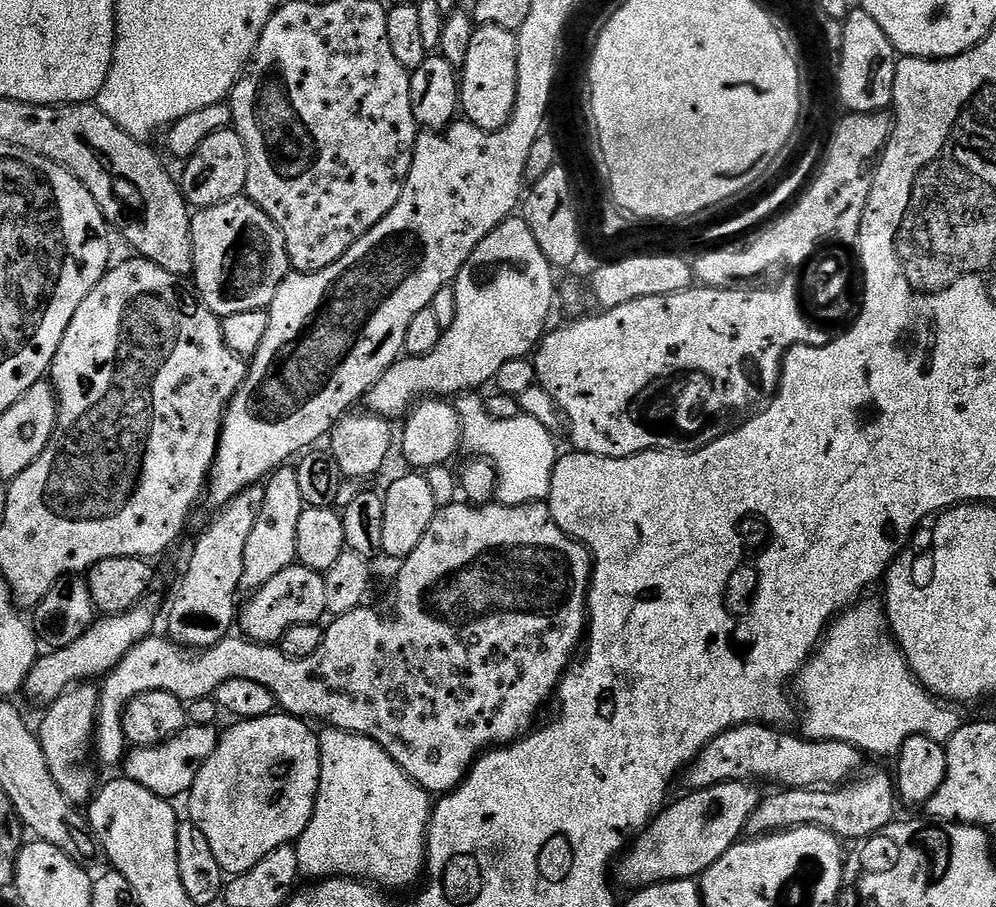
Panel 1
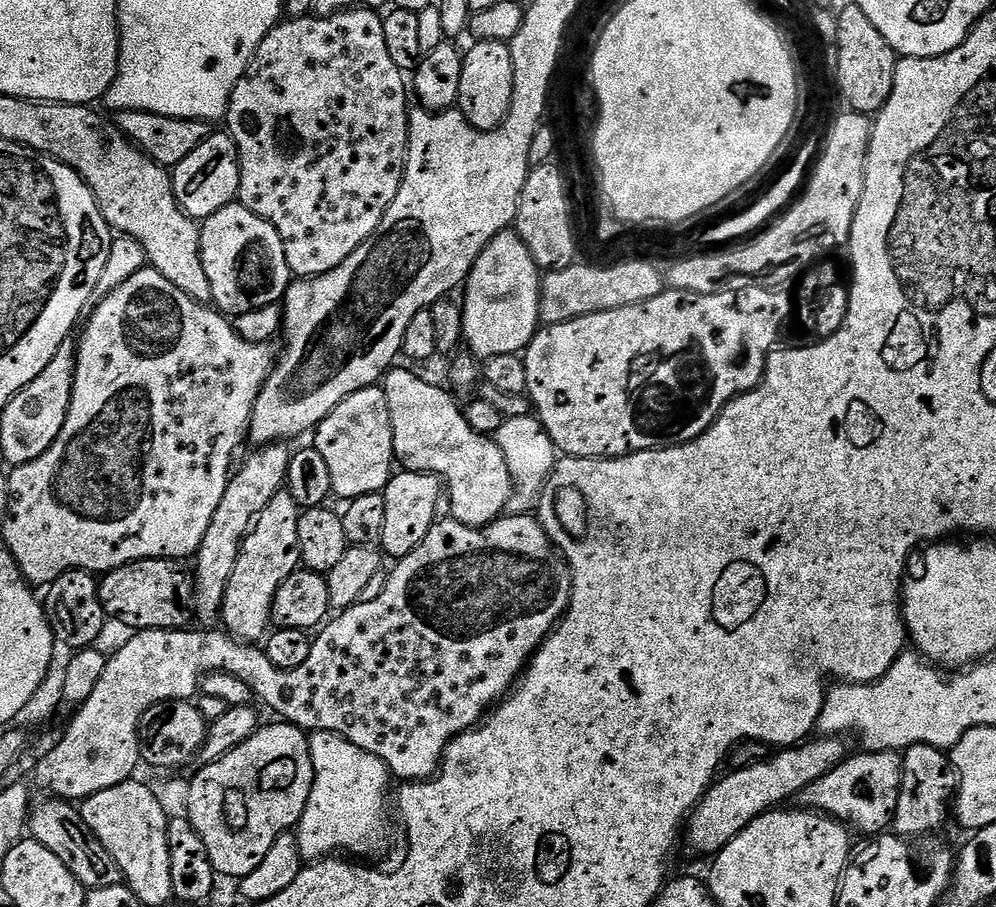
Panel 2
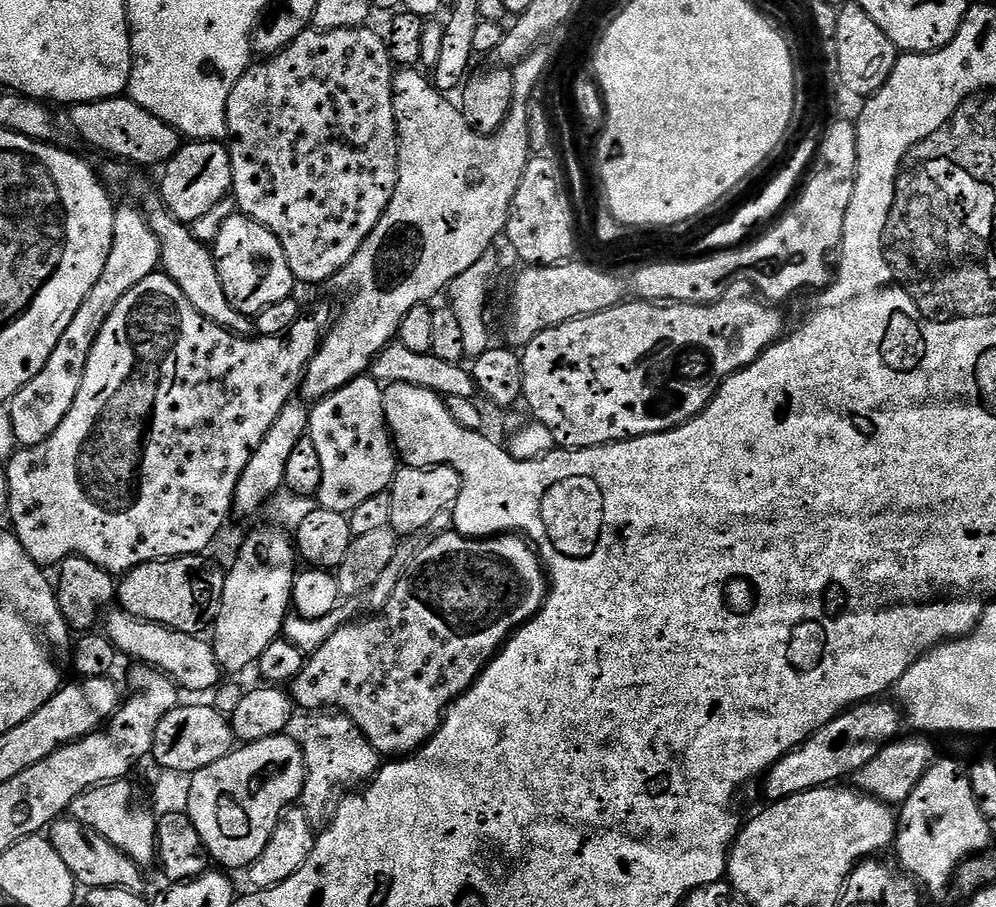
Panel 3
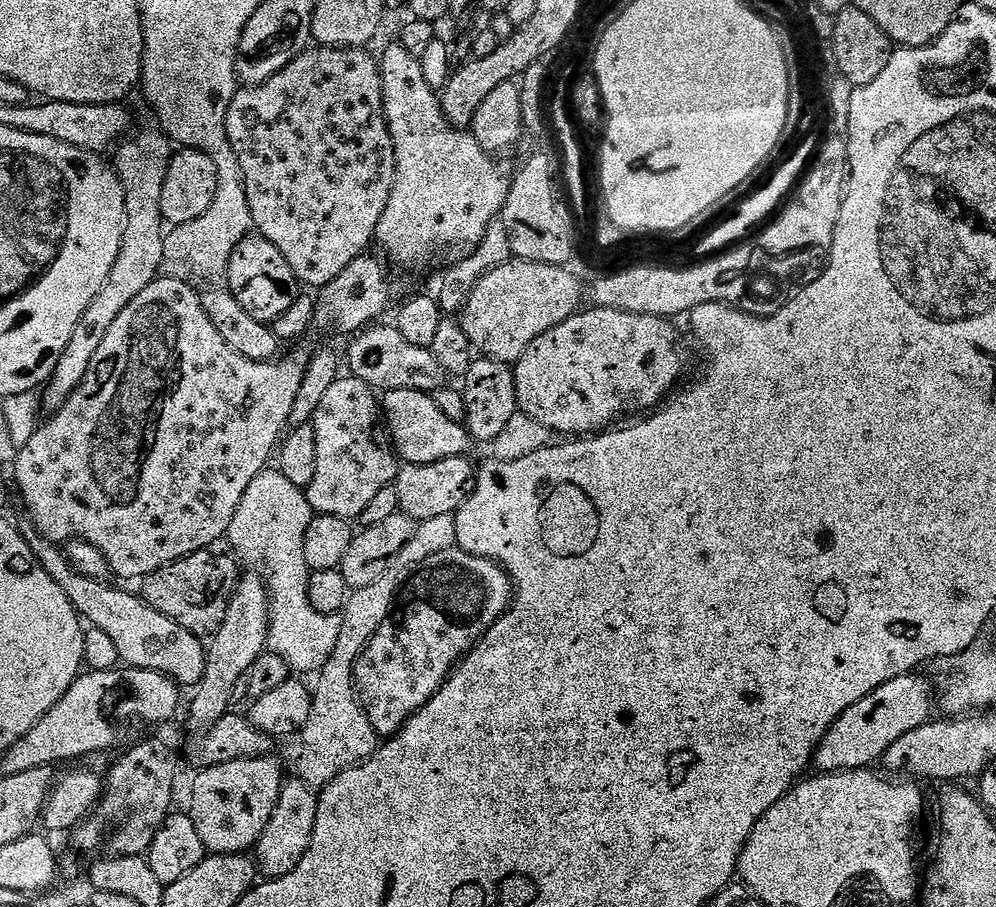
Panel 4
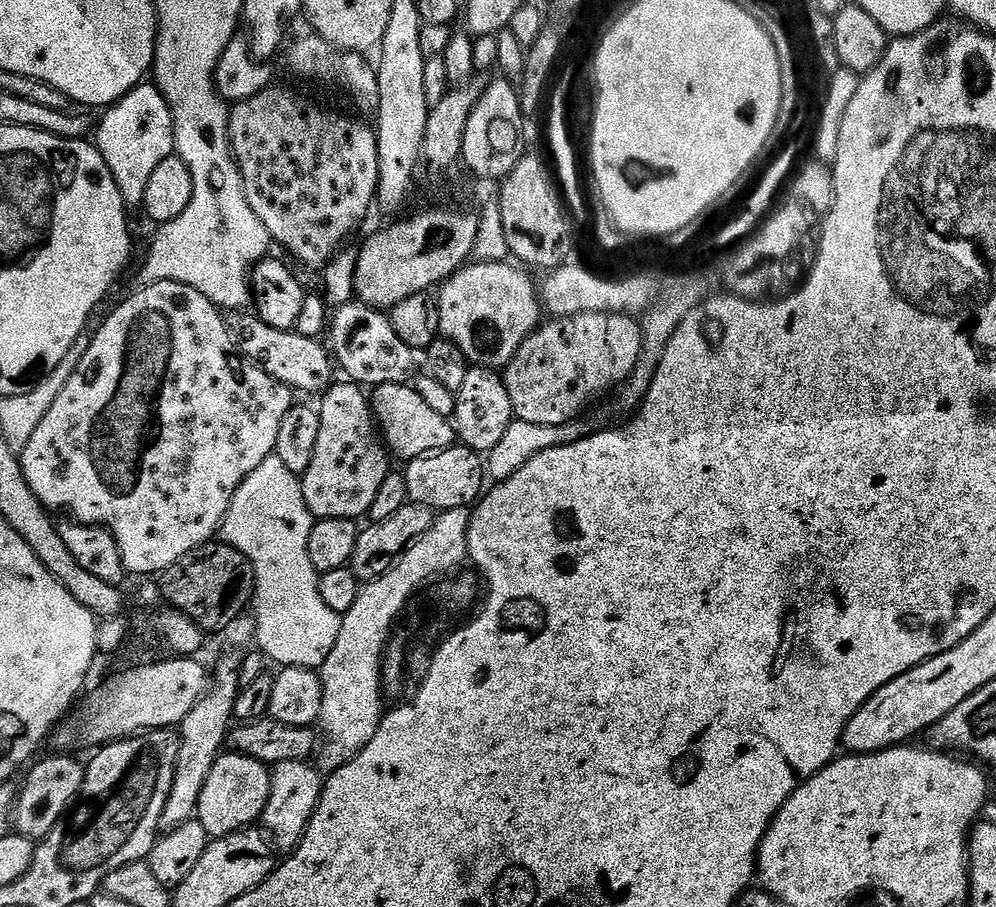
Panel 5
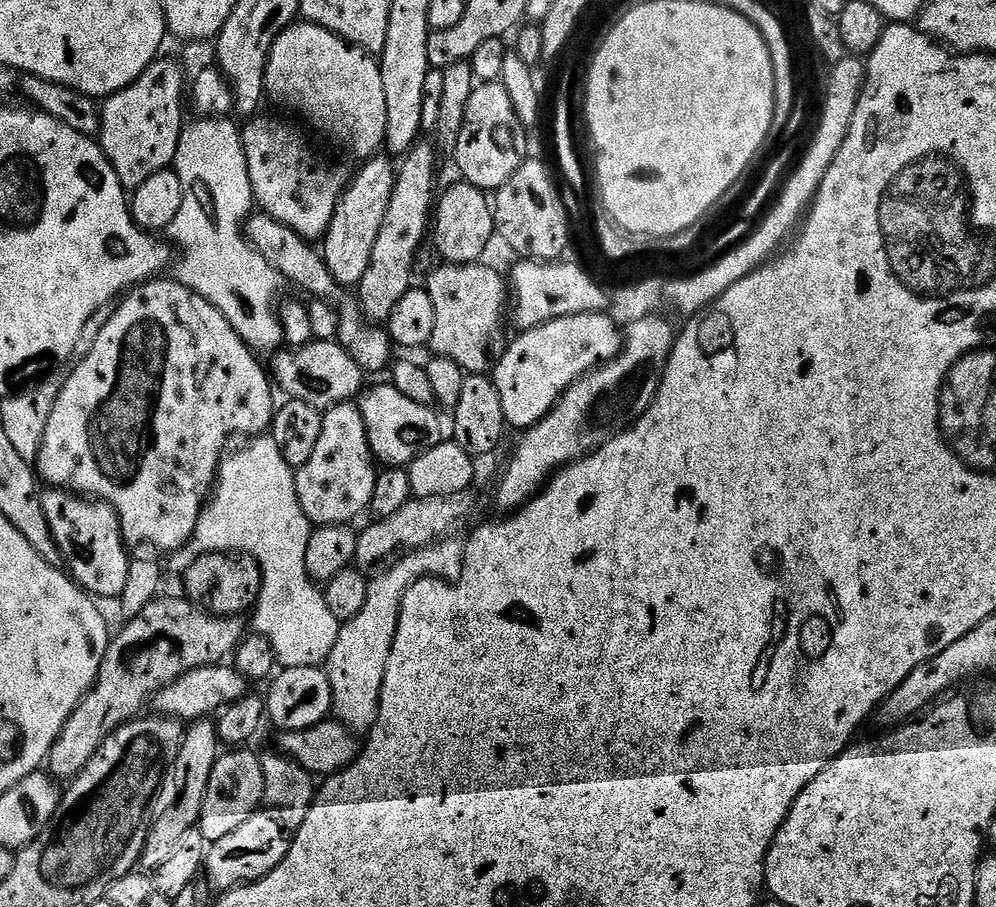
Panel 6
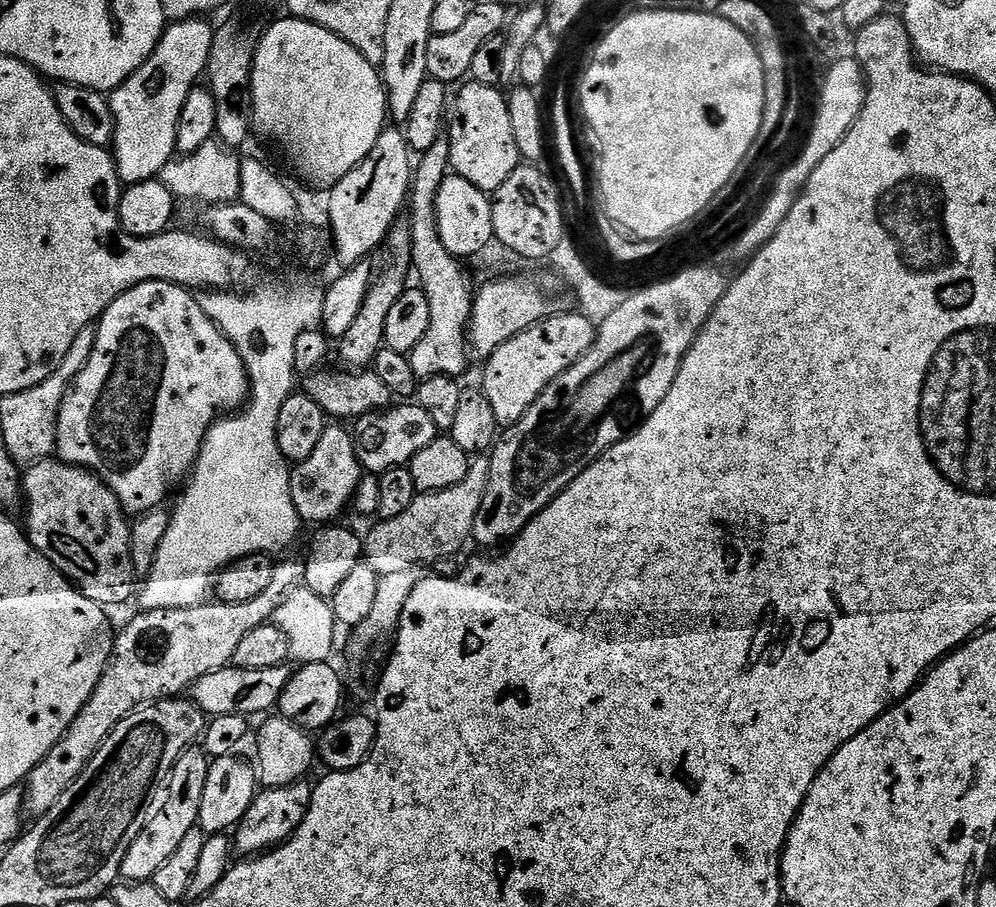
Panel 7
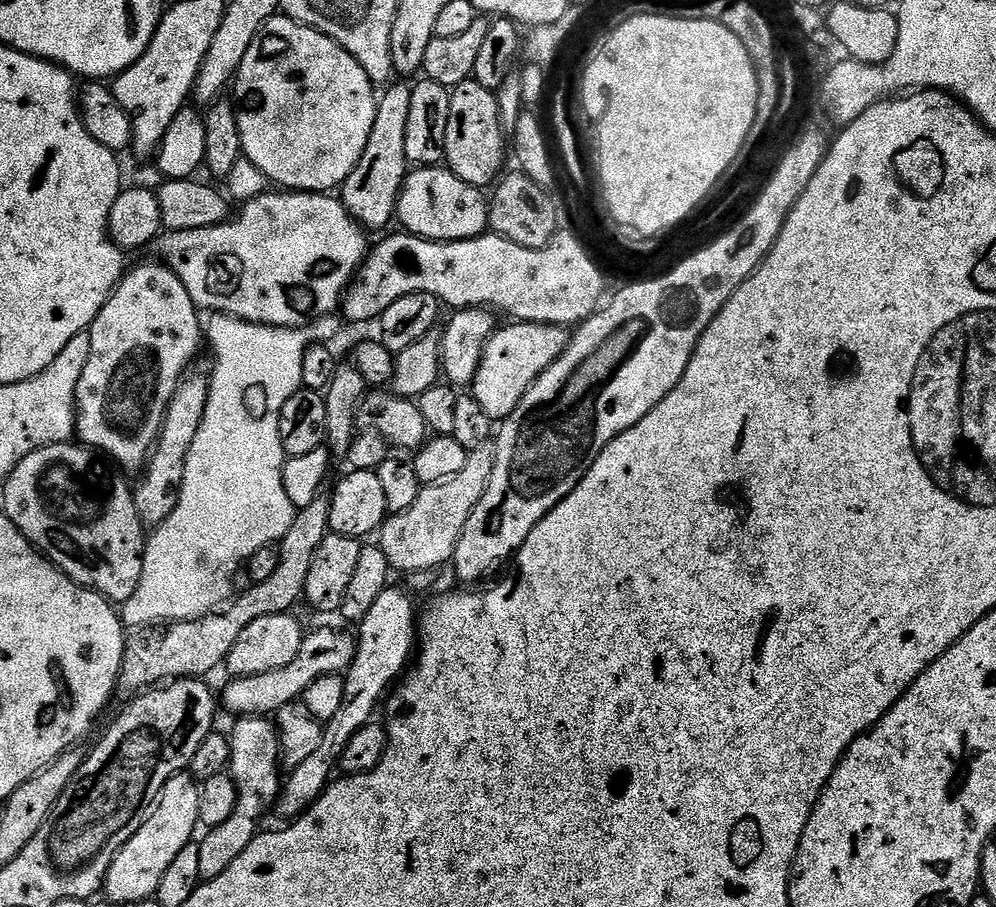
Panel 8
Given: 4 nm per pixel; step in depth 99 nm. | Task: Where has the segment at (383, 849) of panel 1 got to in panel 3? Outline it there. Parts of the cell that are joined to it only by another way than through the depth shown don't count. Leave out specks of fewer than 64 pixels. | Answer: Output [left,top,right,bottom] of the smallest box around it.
[299,714,382,818]

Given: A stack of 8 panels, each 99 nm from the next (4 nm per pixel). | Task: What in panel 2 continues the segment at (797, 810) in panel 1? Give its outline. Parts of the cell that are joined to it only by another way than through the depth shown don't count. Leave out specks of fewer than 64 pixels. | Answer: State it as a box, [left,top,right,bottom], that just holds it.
[798,752,904,834]

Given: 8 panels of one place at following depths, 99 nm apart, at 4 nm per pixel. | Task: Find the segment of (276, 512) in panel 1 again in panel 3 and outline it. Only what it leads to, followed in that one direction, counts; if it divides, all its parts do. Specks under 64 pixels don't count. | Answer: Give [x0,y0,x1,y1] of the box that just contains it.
[210,527,298,673]

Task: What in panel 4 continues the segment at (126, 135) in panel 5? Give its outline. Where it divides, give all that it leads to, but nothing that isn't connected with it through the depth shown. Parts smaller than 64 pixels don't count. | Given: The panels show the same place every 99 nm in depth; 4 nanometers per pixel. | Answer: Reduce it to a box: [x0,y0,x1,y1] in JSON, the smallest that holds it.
[42,131,174,413]

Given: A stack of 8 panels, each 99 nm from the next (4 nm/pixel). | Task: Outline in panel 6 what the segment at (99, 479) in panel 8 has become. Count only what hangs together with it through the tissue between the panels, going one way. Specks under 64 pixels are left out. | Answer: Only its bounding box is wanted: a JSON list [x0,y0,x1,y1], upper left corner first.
[42,487,130,598]

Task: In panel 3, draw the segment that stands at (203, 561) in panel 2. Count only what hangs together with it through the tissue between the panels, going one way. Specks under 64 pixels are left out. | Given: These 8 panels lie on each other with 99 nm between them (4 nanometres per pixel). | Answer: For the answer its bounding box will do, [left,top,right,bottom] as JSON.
[232,402,309,516]

